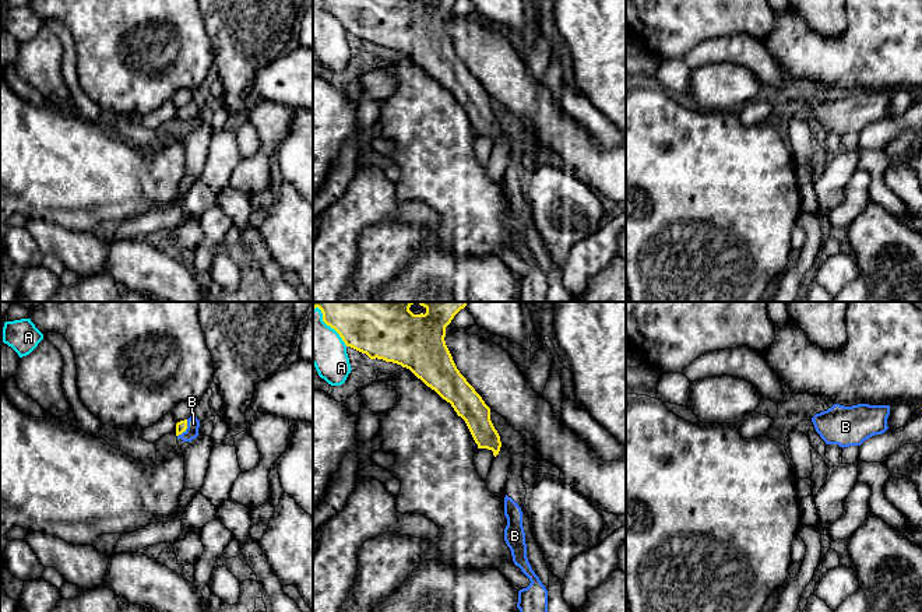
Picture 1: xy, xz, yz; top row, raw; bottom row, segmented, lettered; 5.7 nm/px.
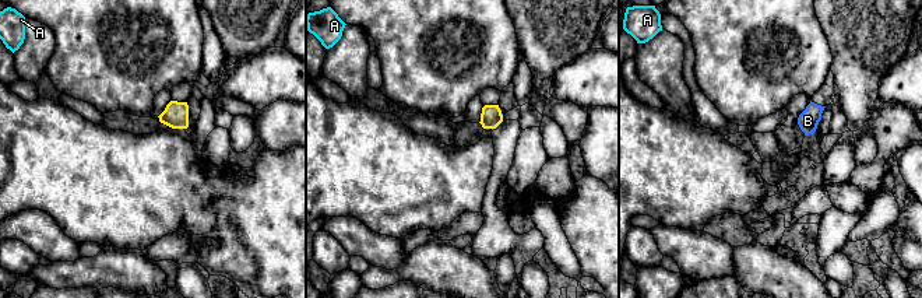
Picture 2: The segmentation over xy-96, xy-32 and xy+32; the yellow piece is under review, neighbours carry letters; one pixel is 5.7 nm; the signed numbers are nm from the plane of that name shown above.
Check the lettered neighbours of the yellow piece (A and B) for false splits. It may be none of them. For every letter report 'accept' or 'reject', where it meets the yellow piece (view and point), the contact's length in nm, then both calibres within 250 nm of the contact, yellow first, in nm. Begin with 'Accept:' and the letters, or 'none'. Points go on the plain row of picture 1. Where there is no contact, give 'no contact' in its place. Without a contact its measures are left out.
Accept: B
A: reject; contact xz (333, 14); length 240 nm; calibres 260 and 240 nm
B: accept; contact xy (186, 115); length 120 nm; calibres 60 and 80 nm

